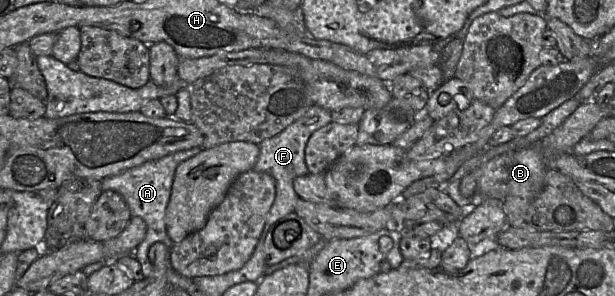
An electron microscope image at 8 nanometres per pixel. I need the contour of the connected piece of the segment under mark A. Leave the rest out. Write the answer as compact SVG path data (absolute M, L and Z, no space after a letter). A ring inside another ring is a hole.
M194 147L190 150L175 152L161 159L146 162L119 175L102 180L102 191L112 190L118 192L126 201L132 217L141 217L147 224L146 237L133 252L134 257L141 264L142 273L145 278L150 277L153 271L153 266L148 257L150 247L157 242L162 242L172 251L174 246L174 242L167 233L165 216L171 197L176 169L180 163L196 156L201 150L202 148Z

